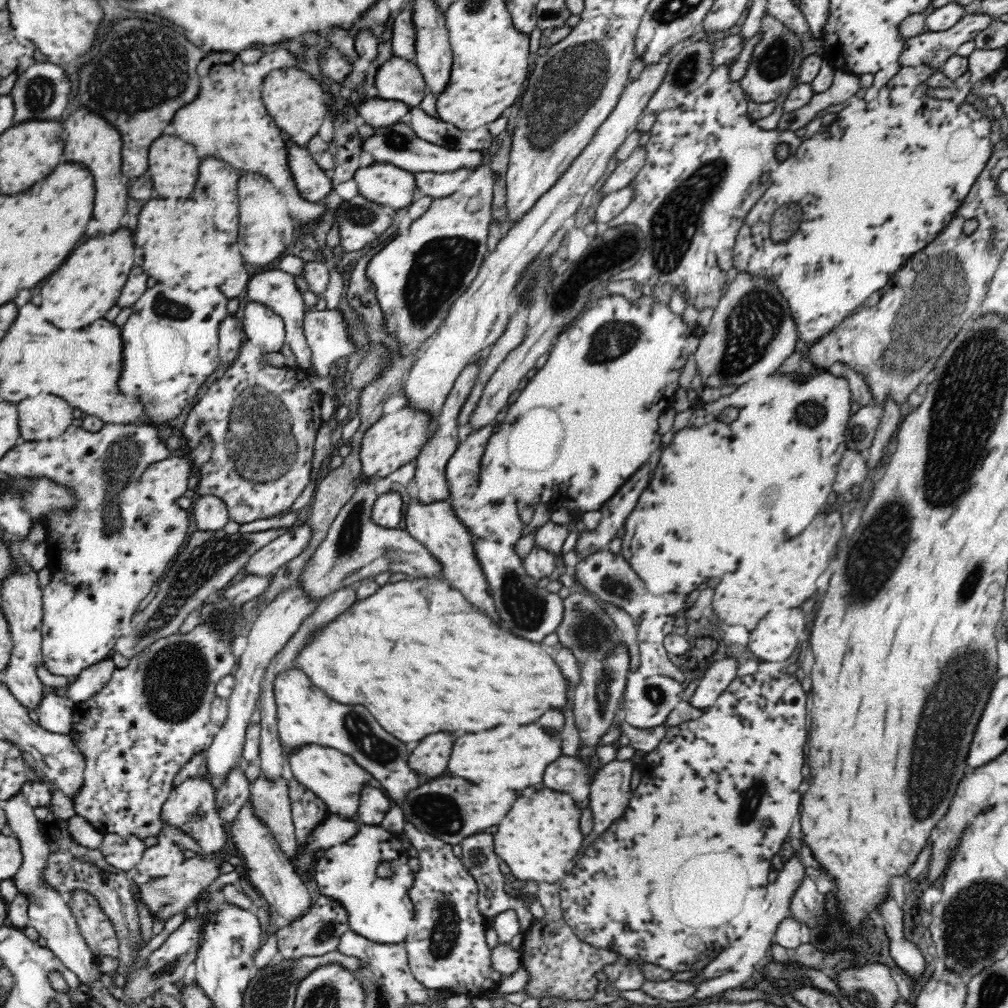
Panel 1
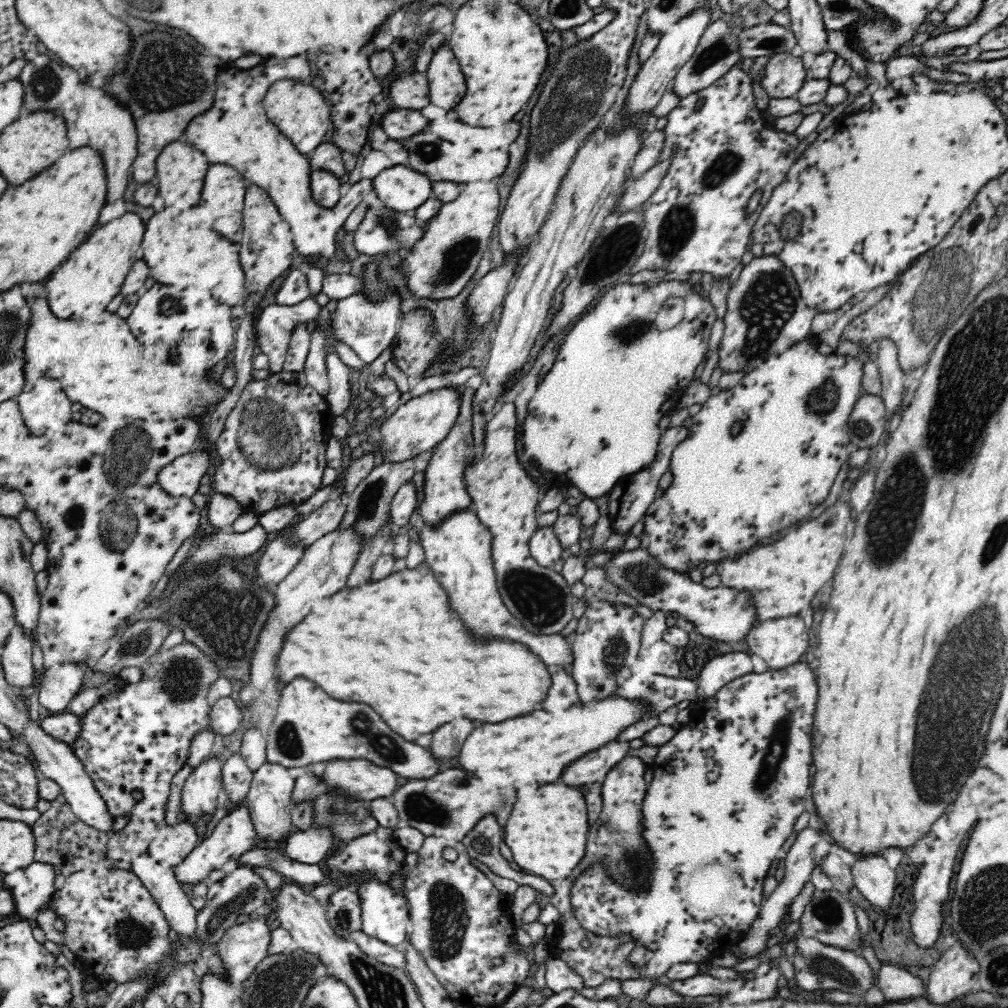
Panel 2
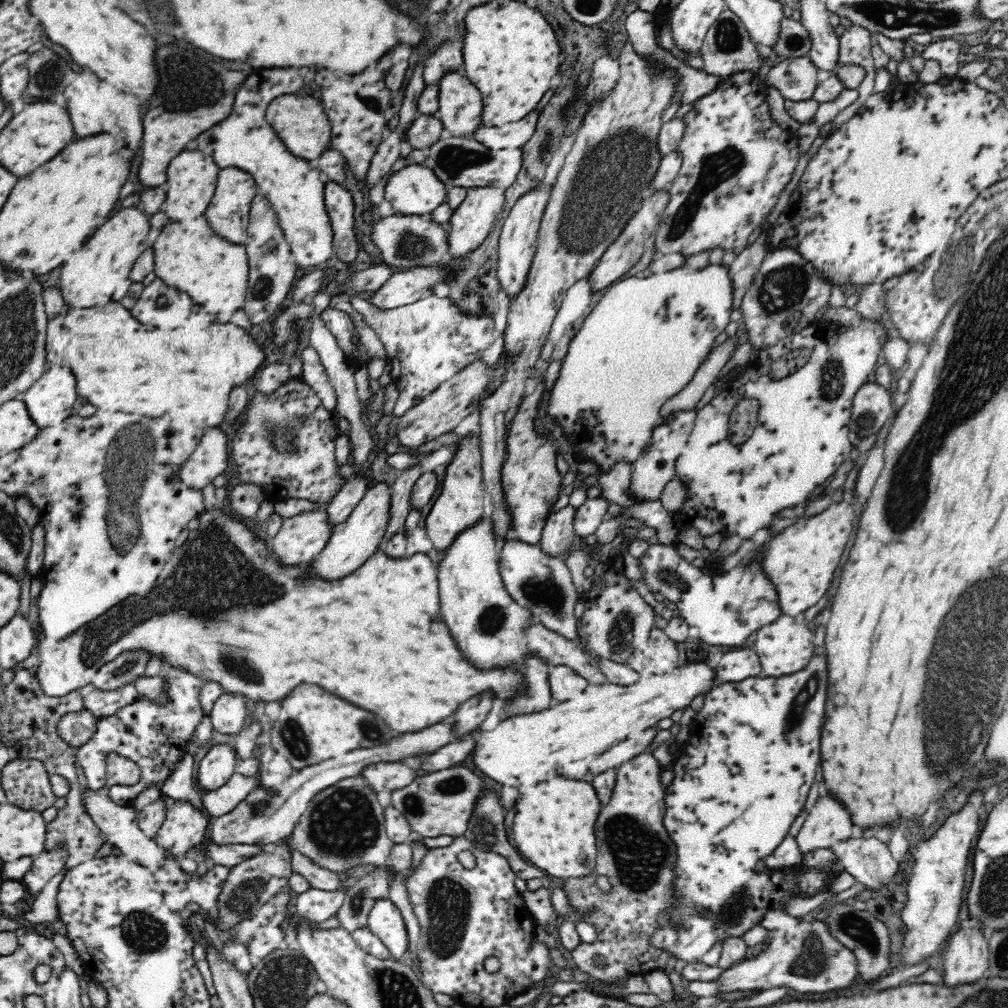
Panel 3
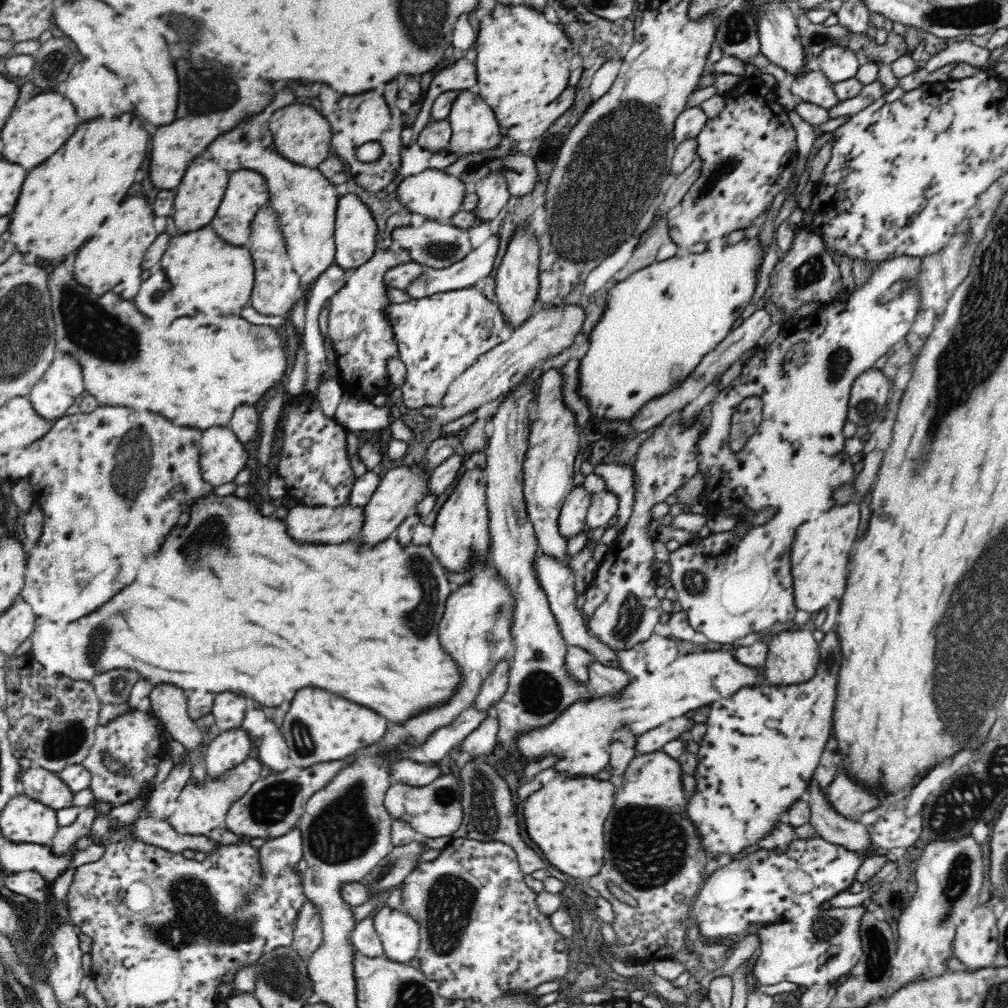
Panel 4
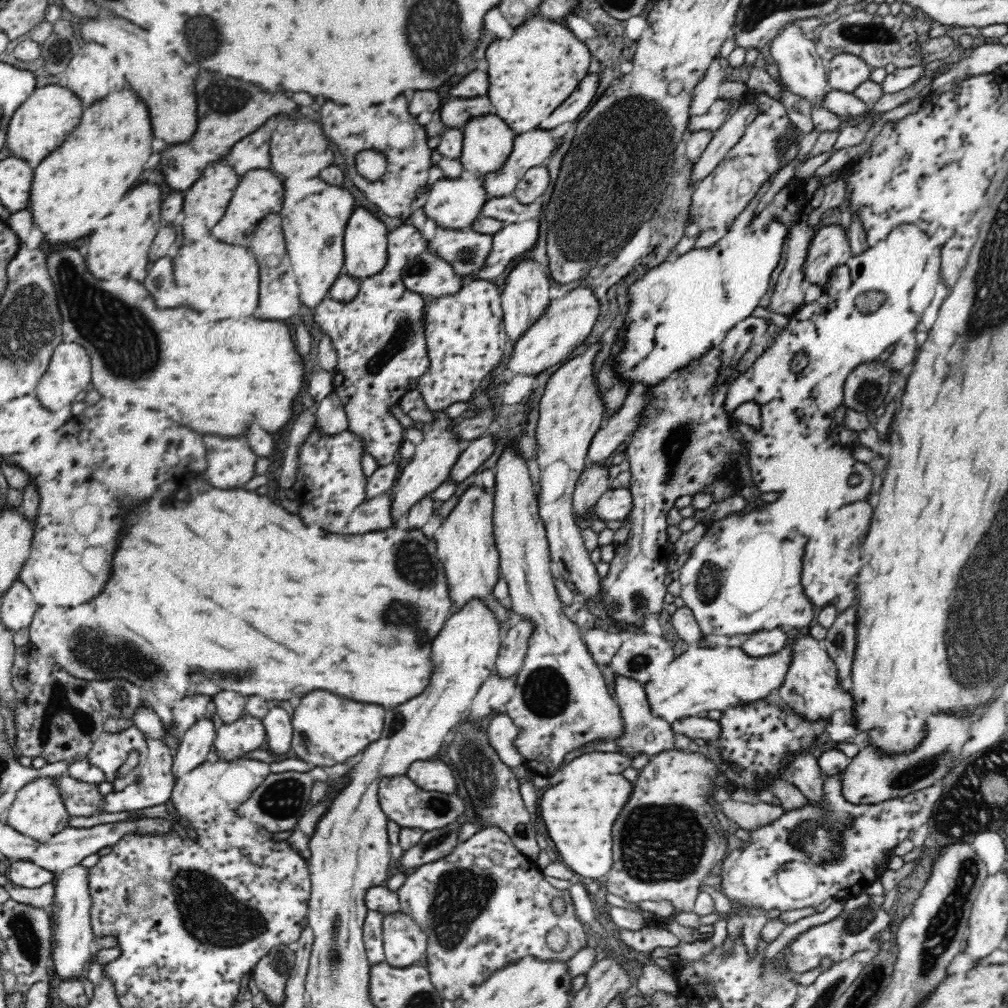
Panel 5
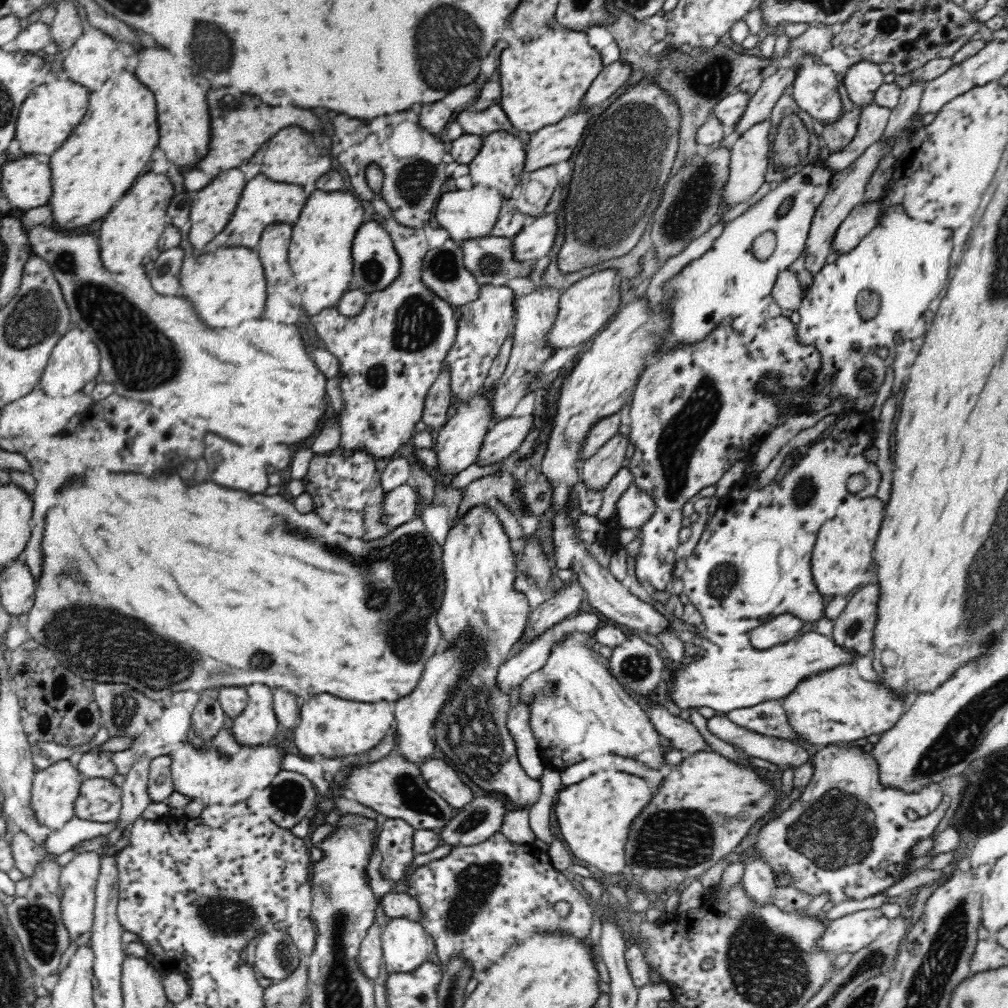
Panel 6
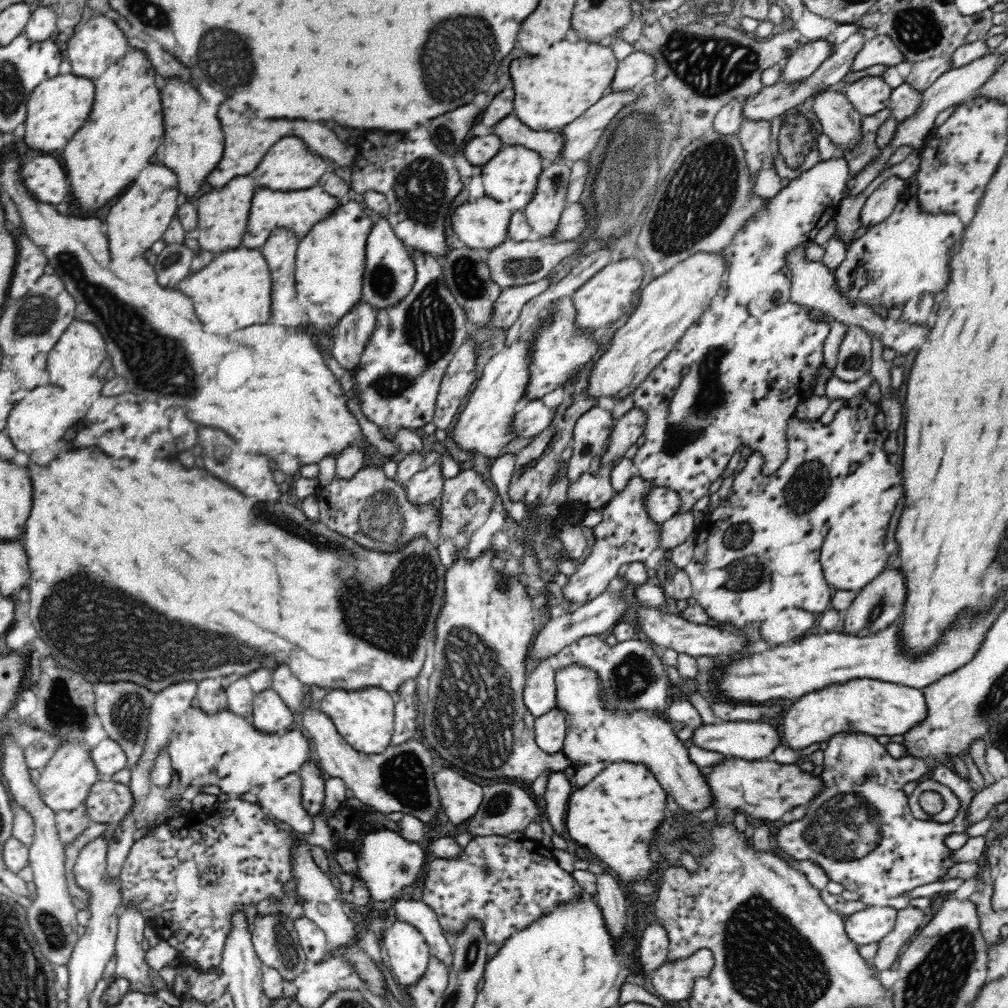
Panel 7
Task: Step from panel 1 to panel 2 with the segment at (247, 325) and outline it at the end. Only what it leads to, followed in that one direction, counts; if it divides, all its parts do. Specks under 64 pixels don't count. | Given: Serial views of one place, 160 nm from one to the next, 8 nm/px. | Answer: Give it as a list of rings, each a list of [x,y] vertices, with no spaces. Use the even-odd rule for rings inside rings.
[[[311,296],[296,306],[279,306],[270,304],[254,316],[254,333],[256,346],[260,352],[269,356],[270,373],[280,372],[289,347],[294,328],[302,322],[307,323],[320,316],[321,307]]]

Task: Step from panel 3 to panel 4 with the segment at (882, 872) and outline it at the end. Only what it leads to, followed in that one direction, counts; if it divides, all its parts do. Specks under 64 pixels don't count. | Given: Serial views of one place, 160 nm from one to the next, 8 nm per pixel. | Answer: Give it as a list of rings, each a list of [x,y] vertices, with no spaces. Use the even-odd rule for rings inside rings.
[[[812,781],[809,786],[812,790],[811,817],[808,829],[822,837],[826,842],[840,845],[846,851],[856,853],[862,857],[862,862],[871,856],[880,855],[886,857],[886,862],[896,862],[898,855],[871,846],[871,836],[860,821],[850,821],[842,815],[838,815],[828,801],[824,799],[822,790],[818,789],[816,782]]]

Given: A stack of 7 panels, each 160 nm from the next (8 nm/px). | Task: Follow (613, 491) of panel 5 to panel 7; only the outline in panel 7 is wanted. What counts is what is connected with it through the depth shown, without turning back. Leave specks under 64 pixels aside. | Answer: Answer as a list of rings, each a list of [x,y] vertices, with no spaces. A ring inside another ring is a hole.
[[[654,487],[642,496],[642,505],[650,521],[660,524],[670,520],[676,514],[680,506],[680,497],[676,491],[666,487]]]

